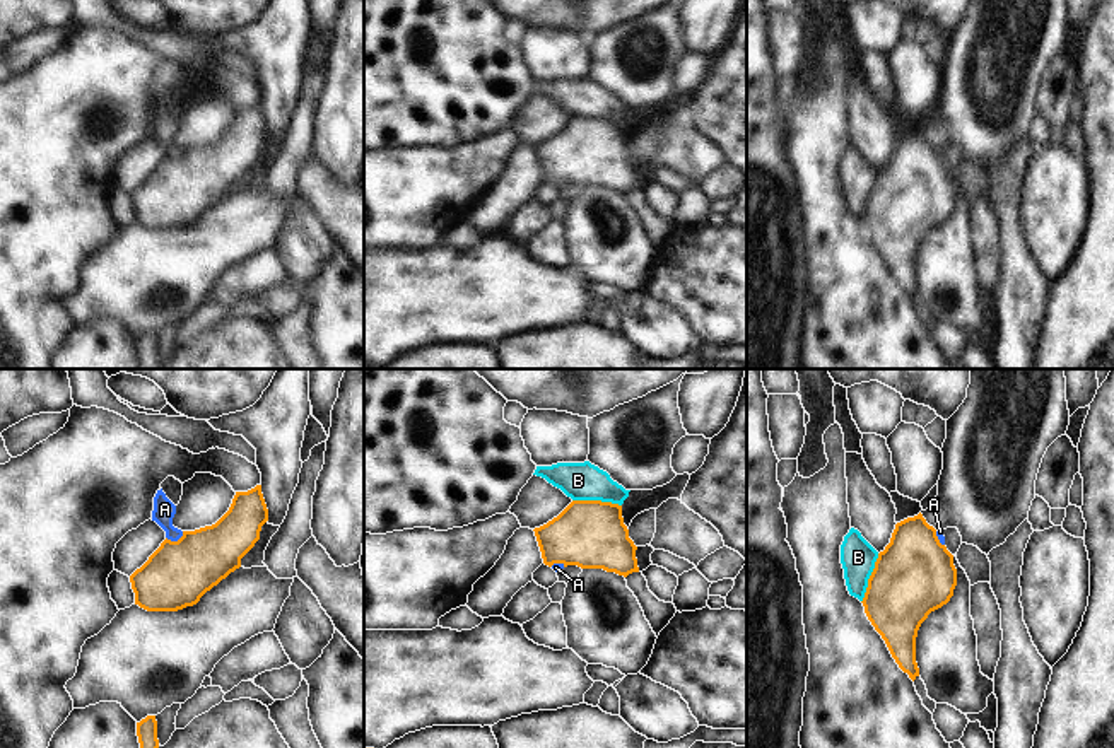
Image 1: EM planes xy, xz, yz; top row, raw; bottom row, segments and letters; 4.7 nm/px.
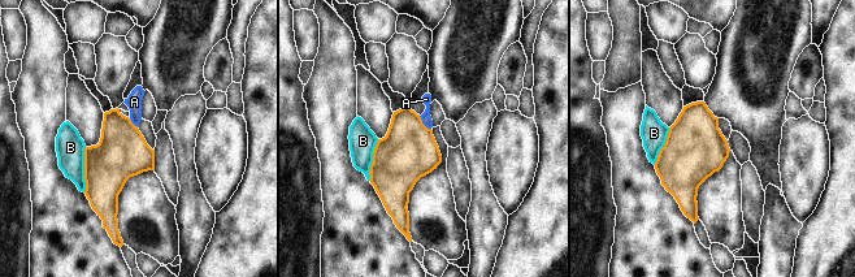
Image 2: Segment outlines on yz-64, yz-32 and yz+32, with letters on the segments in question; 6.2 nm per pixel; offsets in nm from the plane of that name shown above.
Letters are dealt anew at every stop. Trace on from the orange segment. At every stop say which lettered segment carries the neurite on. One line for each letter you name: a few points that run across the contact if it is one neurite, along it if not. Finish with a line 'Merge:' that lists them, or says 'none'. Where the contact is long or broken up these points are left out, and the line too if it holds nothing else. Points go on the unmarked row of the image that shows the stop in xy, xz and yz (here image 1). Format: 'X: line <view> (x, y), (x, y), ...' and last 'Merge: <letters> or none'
Merge: none

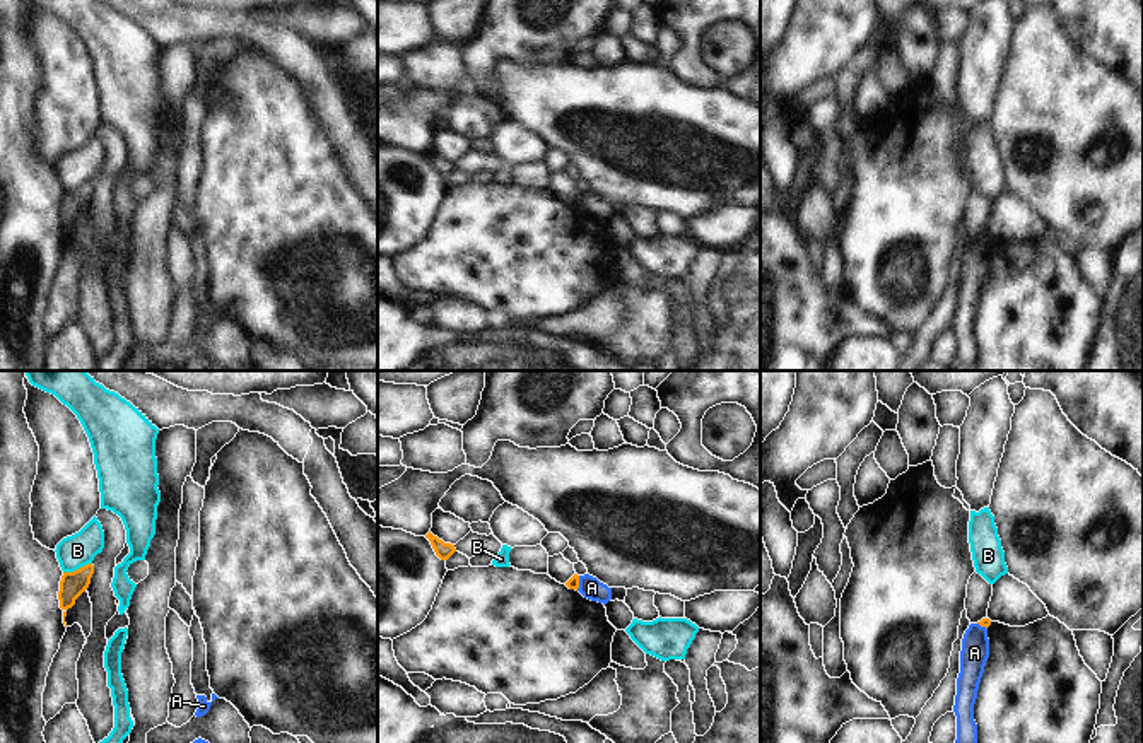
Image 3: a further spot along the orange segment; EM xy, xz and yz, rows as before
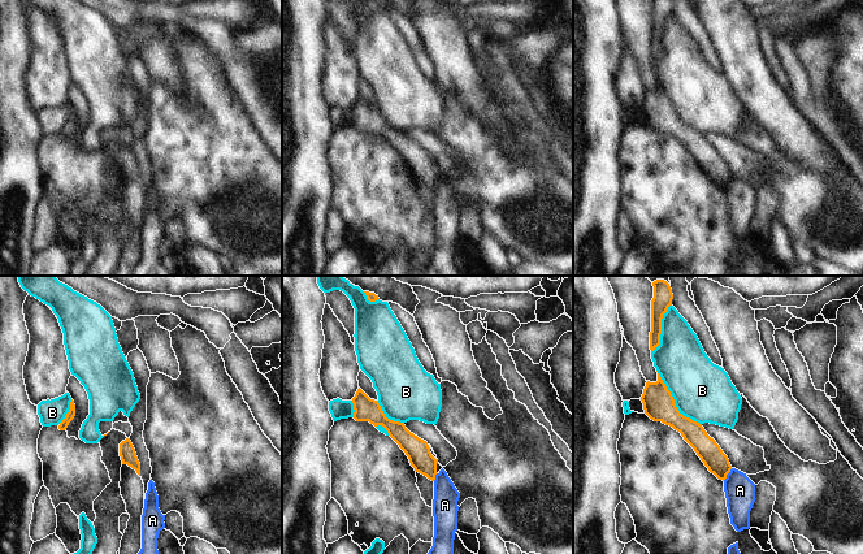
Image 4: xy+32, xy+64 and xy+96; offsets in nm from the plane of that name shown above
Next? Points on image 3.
Merge: none

